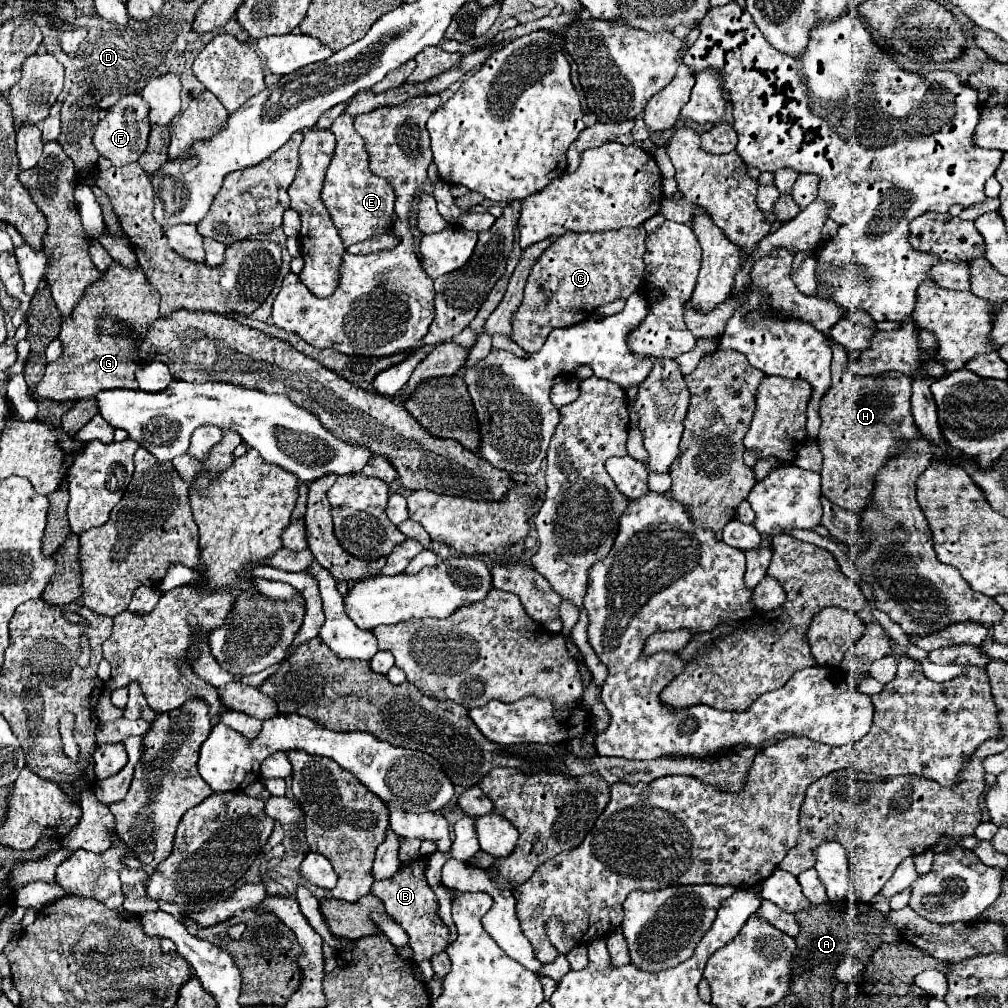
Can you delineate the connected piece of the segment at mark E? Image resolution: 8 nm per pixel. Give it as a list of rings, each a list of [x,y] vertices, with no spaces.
[[[340,114],[332,128],[336,136],[336,150],[330,160],[330,166],[326,170],[326,178],[322,184],[320,198],[332,218],[332,224],[336,226],[344,248],[368,240],[376,234],[384,234],[392,228],[392,214],[394,214],[394,190],[392,186],[380,178],[374,176],[368,168],[370,156],[364,150],[364,140],[354,130],[354,118],[348,114]]]

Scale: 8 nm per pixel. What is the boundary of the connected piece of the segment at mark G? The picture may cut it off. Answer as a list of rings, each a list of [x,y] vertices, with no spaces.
[[[112,262],[104,278],[84,290],[72,314],[62,318],[62,328],[58,334],[62,354],[56,362],[46,364],[46,374],[36,386],[36,394],[50,400],[82,400],[112,388],[138,390],[134,370],[138,366],[136,348],[140,338],[130,340],[126,336],[106,336],[96,328],[96,320],[104,312],[114,320],[132,326],[136,332],[146,332],[148,326],[160,316],[158,304],[160,296],[150,286],[140,266],[128,268],[120,262]]]

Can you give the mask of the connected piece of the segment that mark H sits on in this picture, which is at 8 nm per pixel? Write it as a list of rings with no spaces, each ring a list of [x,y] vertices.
[[[832,344],[832,352],[834,352],[834,358],[832,358],[832,384],[830,384],[828,392],[826,392],[826,394],[822,396],[822,400],[820,400],[820,420],[822,420],[822,424],[820,424],[820,432],[818,432],[818,436],[816,436],[818,448],[820,448],[822,456],[824,456],[824,466],[822,466],[822,470],[820,470],[820,476],[822,476],[822,494],[824,494],[830,502],[834,502],[834,504],[838,504],[838,506],[842,506],[842,508],[848,508],[848,510],[852,510],[852,512],[862,512],[862,510],[868,506],[868,496],[870,496],[872,490],[874,490],[874,476],[876,476],[876,472],[886,464],[886,460],[888,460],[890,456],[894,456],[896,452],[900,452],[900,450],[898,450],[900,446],[904,446],[904,444],[906,444],[908,440],[912,440],[912,438],[920,438],[918,428],[916,428],[916,424],[914,424],[914,420],[912,420],[912,414],[910,414],[912,376],[902,374],[902,372],[882,372],[882,374],[876,374],[876,376],[854,376],[854,374],[848,370],[848,352],[844,352],[844,348],[840,348],[838,344]]]

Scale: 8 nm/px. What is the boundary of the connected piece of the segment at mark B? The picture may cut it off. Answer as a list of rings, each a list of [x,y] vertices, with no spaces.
[[[416,860],[416,862],[404,864],[392,880],[374,882],[372,886],[372,894],[384,902],[386,912],[408,934],[410,938],[408,946],[414,950],[416,962],[430,960],[430,956],[446,950],[446,940],[448,940],[448,928],[438,918],[438,900],[436,900],[436,894],[430,890],[424,872],[426,872],[426,860]]]

